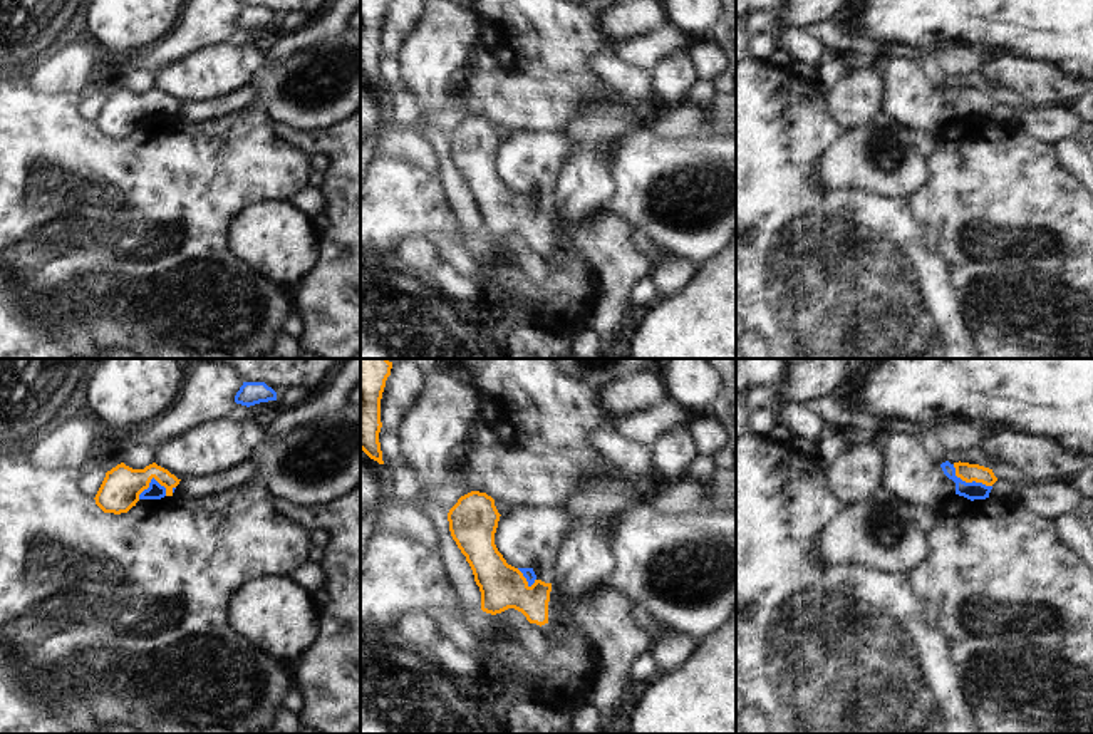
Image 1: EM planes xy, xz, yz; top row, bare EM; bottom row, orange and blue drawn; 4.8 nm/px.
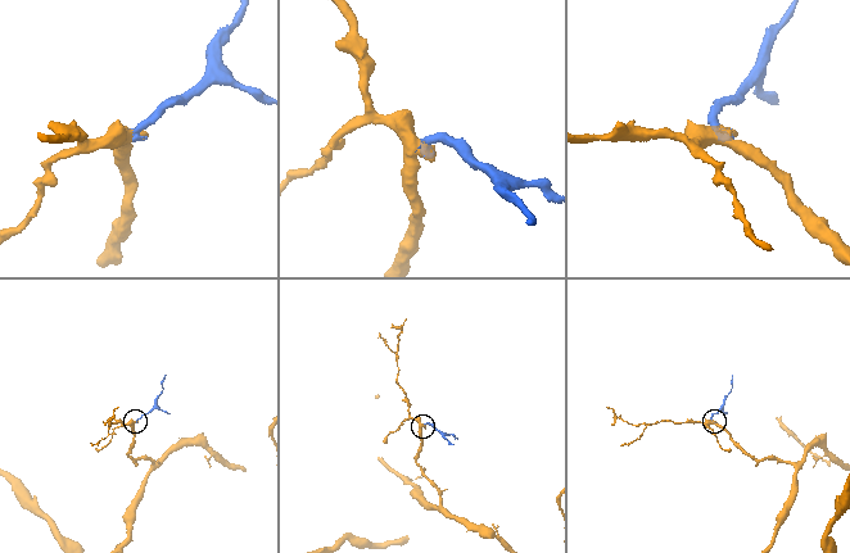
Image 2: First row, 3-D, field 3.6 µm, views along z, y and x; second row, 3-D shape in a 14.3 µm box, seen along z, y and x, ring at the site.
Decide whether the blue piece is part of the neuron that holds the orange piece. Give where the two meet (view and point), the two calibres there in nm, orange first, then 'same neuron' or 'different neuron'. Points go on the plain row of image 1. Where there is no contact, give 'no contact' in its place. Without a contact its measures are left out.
yz (969, 106) | 90/80 nm | same neuron

